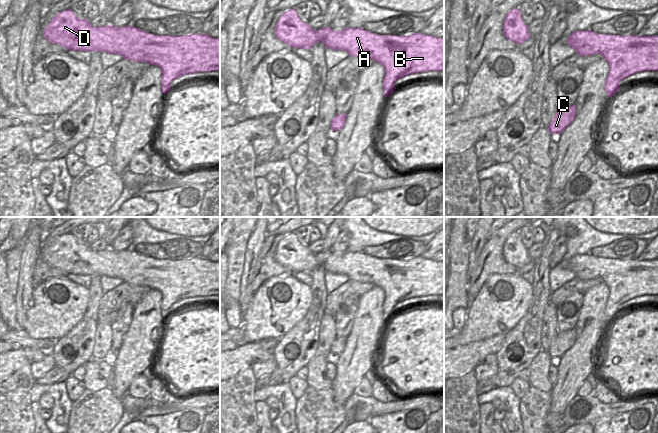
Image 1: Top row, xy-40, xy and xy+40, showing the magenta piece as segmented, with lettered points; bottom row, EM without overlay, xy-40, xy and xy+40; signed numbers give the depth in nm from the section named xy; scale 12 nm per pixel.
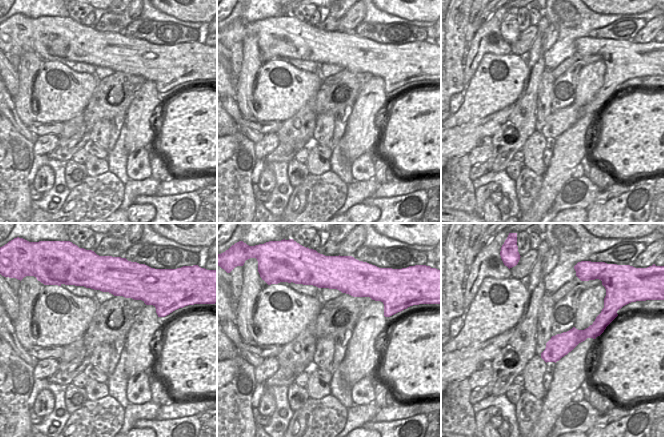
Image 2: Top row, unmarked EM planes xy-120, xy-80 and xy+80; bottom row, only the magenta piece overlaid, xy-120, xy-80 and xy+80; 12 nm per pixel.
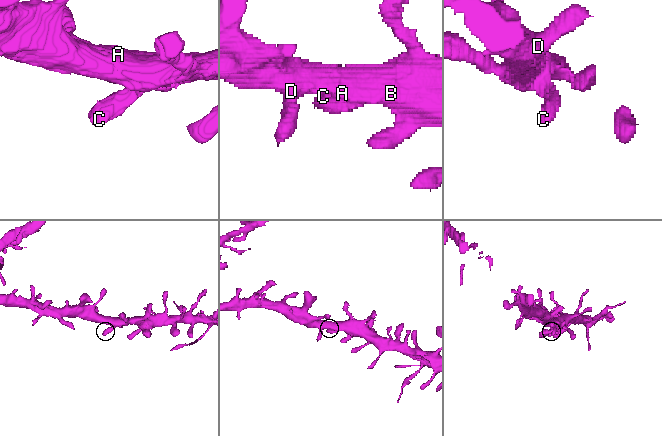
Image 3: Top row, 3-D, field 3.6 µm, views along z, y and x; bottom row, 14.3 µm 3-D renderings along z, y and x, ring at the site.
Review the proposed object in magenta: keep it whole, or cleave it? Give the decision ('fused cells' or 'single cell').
single cell

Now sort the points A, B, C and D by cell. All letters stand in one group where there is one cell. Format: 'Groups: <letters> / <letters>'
Groups: A B C D

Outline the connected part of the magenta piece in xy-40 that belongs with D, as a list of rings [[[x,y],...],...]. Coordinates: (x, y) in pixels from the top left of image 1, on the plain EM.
[[[68,233],[56,238],[45,251],[44,261],[67,274],[108,276],[158,290],[164,318],[172,314],[172,305],[183,299],[220,295],[220,262],[202,257],[160,260],[132,249],[94,251]]]

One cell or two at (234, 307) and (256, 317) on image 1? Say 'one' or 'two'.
two

